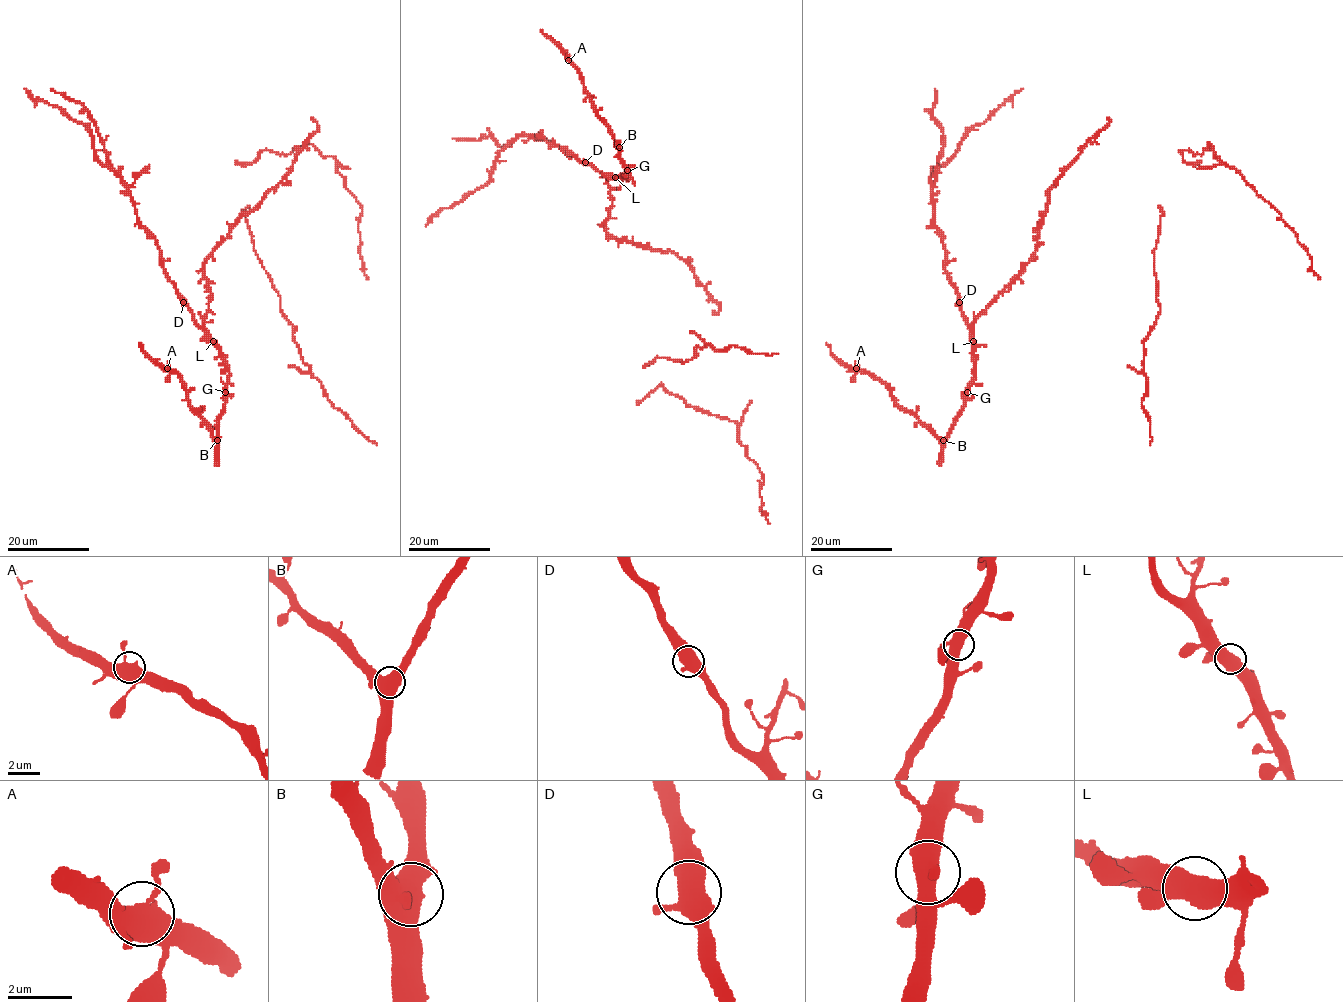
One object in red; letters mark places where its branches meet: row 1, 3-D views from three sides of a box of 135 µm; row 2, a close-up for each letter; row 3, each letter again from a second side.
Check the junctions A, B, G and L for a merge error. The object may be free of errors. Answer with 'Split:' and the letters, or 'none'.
Split: none

